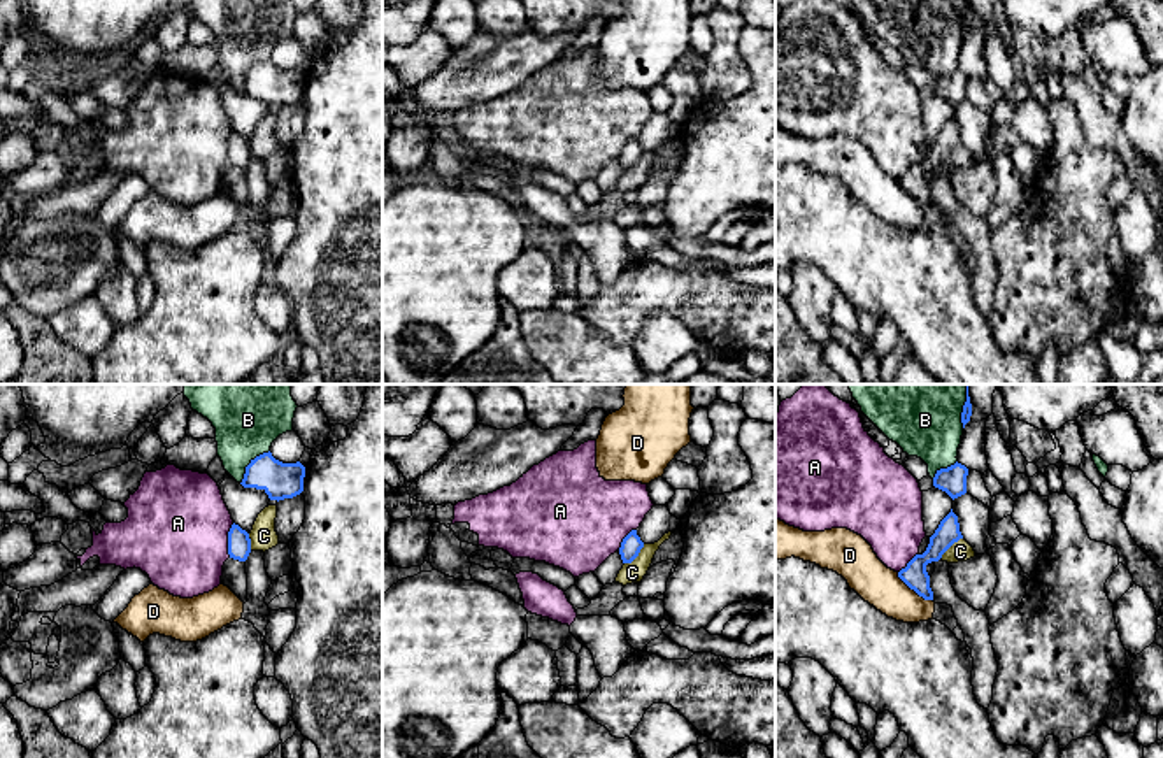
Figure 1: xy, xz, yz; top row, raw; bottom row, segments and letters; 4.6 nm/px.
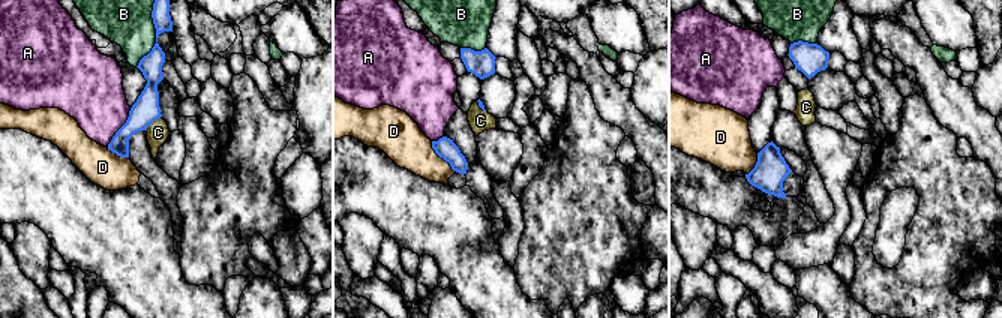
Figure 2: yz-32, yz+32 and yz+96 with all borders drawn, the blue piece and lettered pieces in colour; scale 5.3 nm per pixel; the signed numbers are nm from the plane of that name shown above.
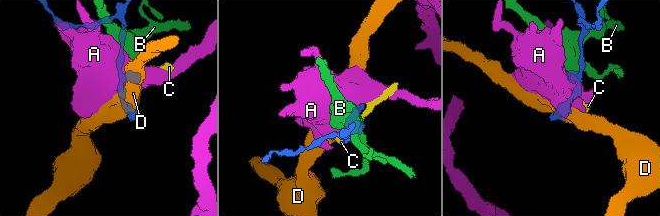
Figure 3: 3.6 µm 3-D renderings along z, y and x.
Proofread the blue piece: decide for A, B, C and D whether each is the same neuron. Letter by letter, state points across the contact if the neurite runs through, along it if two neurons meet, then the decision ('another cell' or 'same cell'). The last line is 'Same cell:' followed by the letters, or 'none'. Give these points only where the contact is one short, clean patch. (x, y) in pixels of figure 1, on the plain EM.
A: border along xy (234, 130), (228, 139), (228, 164); another cell
B: another cell
C: border along xz (644, 151), (625, 171); another cell
D: border along yz (897, 179), (911, 195), (932, 207); another cell
Same cell: none

